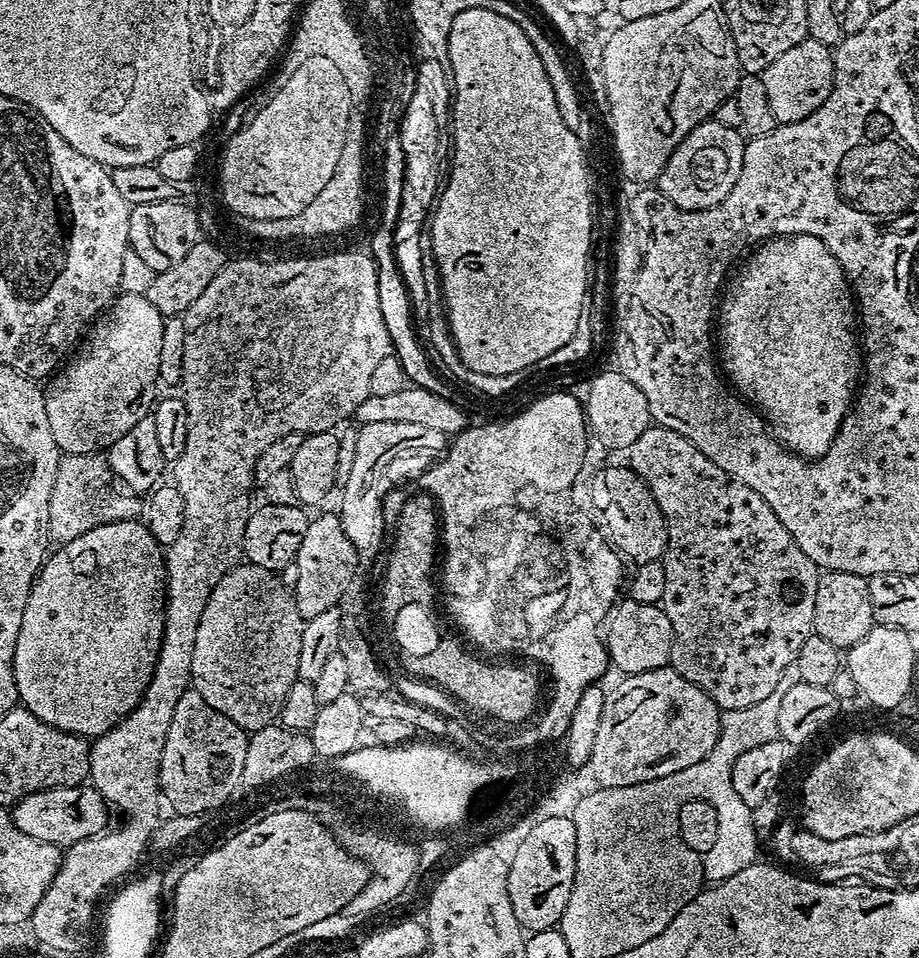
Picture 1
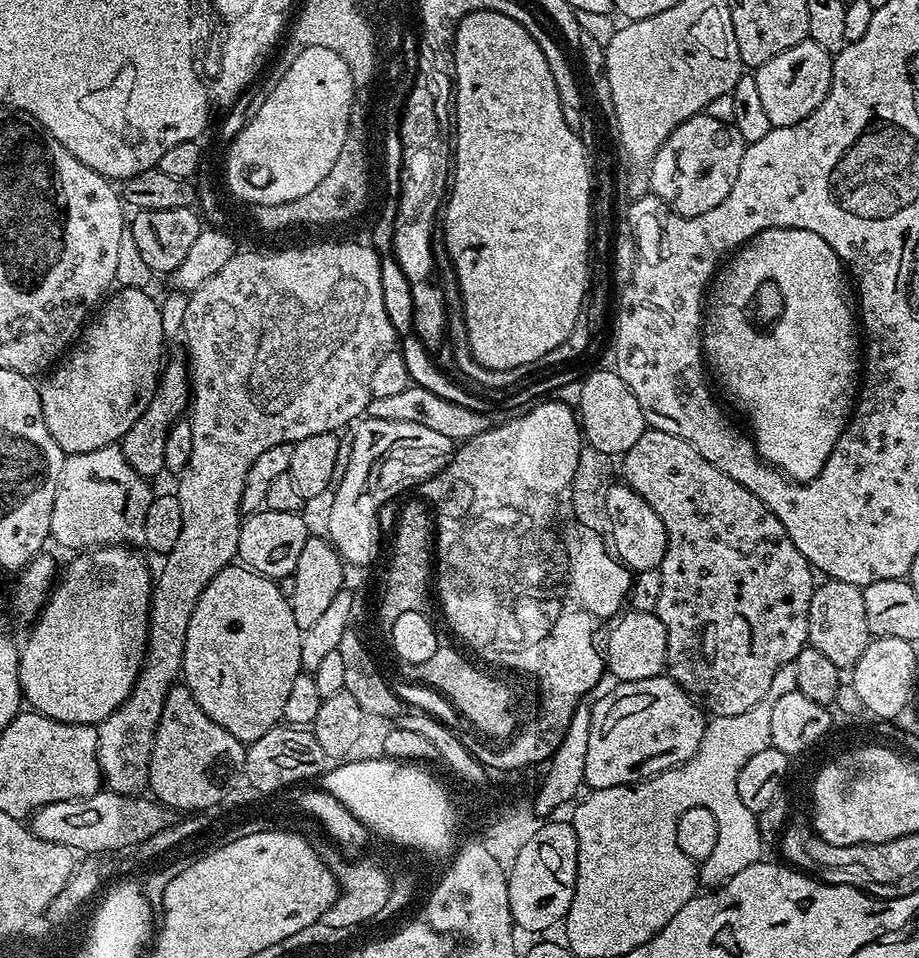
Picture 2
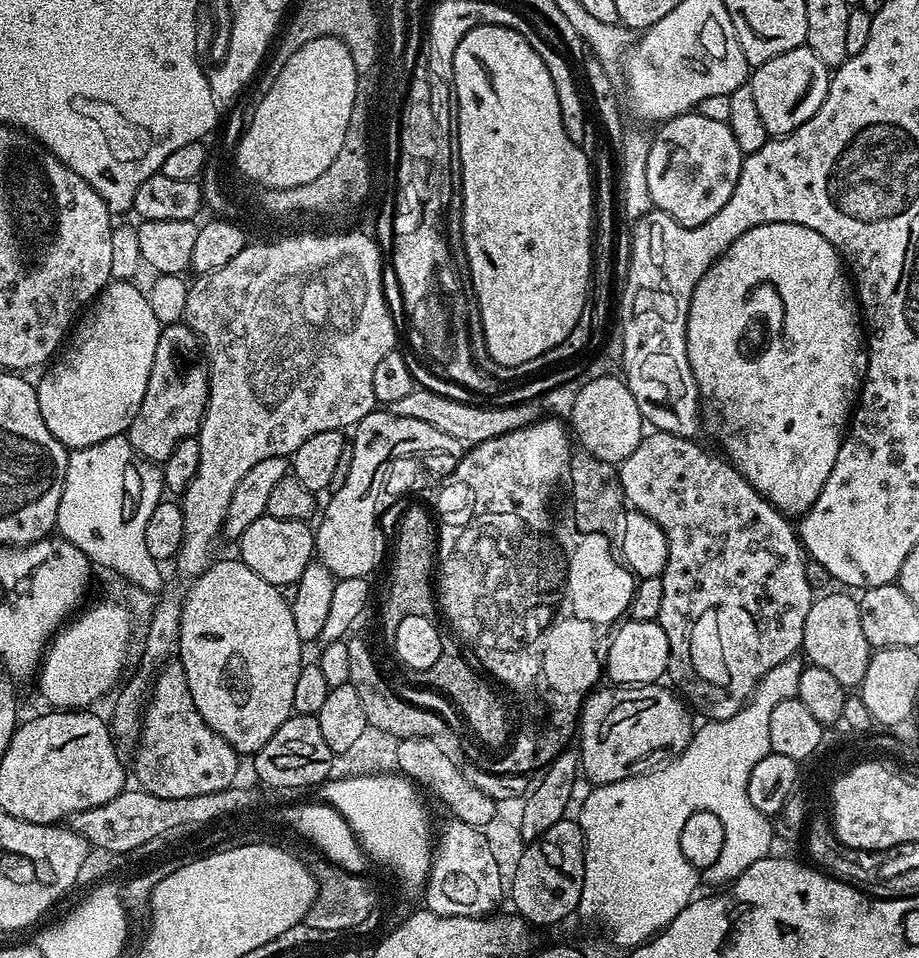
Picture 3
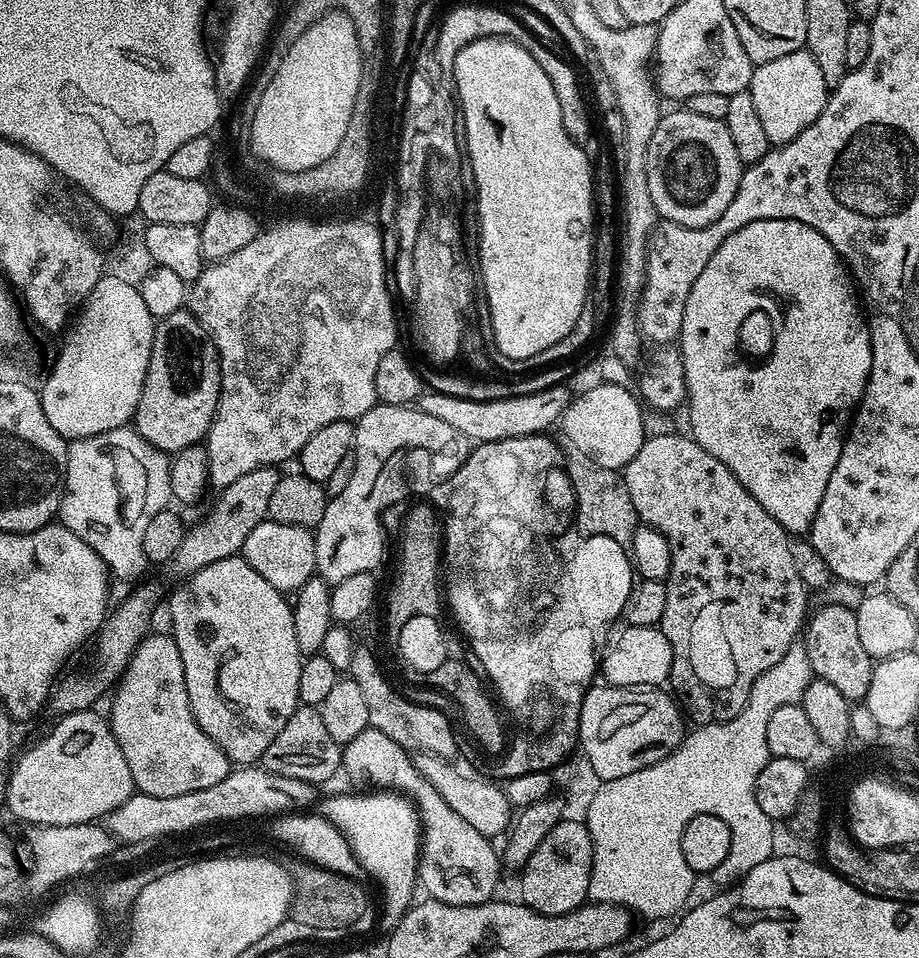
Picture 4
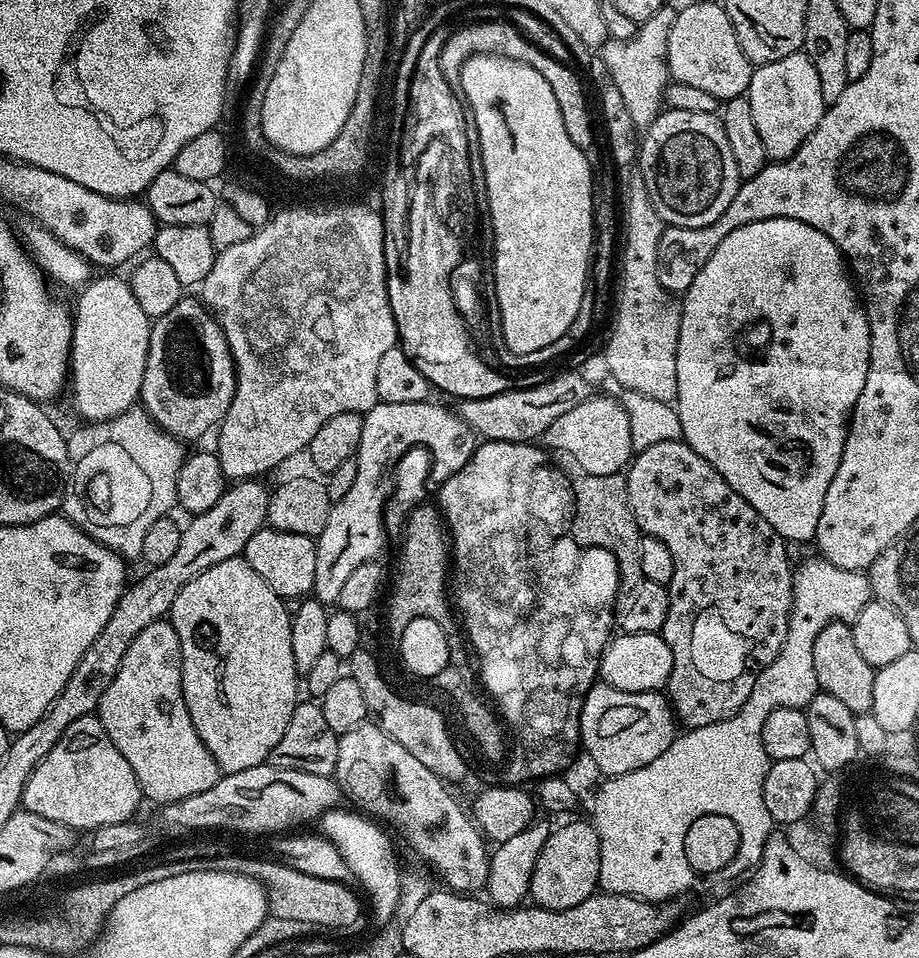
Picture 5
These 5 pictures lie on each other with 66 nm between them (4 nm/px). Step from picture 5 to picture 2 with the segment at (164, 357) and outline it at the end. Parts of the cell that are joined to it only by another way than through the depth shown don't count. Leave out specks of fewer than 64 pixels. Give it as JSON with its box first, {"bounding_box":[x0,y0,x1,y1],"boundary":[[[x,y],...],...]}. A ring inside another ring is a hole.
{"bounding_box":[122,355,190,478],"boundary":[[[183,355],[176,356],[160,369],[156,393],[150,398],[146,410],[134,422],[131,430],[124,435],[122,451],[126,462],[139,476],[153,478],[164,468],[164,442],[166,434],[177,420],[190,408],[190,369]]]}

